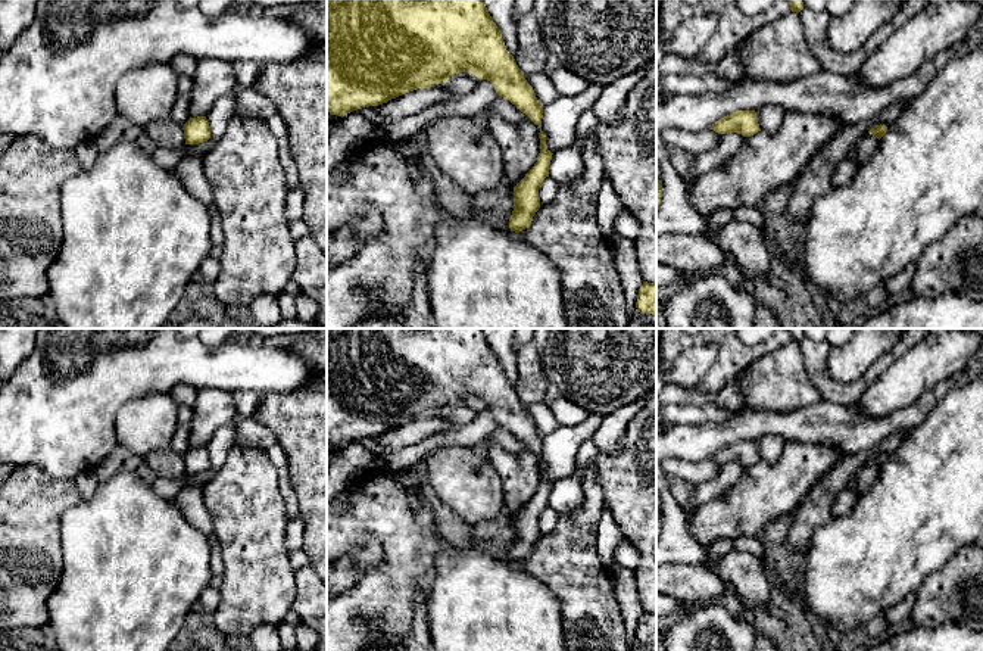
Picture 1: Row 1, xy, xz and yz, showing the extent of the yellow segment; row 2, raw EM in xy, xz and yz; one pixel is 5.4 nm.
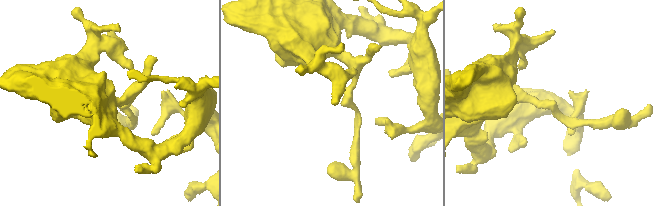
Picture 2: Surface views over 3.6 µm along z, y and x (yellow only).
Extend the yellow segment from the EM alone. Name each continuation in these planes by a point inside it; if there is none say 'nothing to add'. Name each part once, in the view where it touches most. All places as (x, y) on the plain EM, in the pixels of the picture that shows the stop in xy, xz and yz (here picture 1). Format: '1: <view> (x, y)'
nothing to add

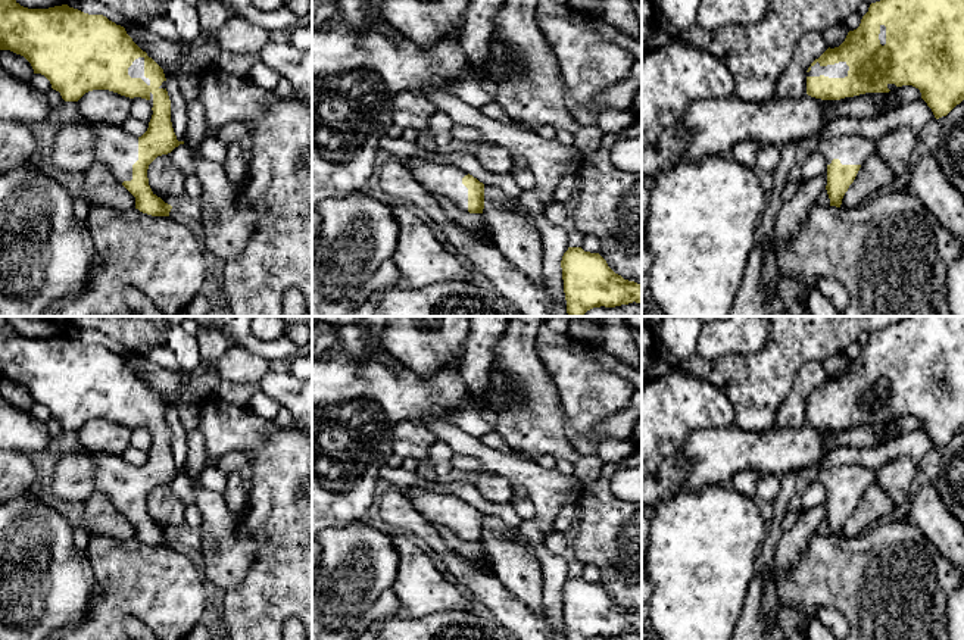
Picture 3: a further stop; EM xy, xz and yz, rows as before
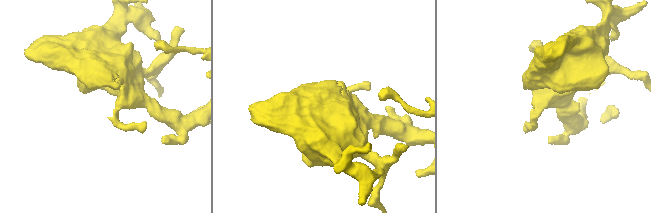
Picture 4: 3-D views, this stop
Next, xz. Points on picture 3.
1: xz (445, 509)

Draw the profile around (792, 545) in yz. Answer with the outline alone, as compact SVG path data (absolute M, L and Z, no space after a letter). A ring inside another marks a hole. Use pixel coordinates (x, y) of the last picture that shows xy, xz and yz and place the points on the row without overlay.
M820 505L799 512L796 524L777 543L771 562L771 580L777 584L807 550L809 538L818 531L821 521L827 515L827 506Z

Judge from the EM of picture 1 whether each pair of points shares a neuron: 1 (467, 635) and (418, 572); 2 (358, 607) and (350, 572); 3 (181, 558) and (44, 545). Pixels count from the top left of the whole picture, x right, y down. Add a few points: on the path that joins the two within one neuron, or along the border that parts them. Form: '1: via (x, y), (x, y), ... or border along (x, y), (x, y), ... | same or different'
1: border along (440, 554), (434, 563), (434, 579), (424, 607) | different
2: border along (377, 561), (367, 566), (361, 578), (342, 592) | different
3: border along (64, 513), (61, 519), (62, 575), (59, 582) | different

